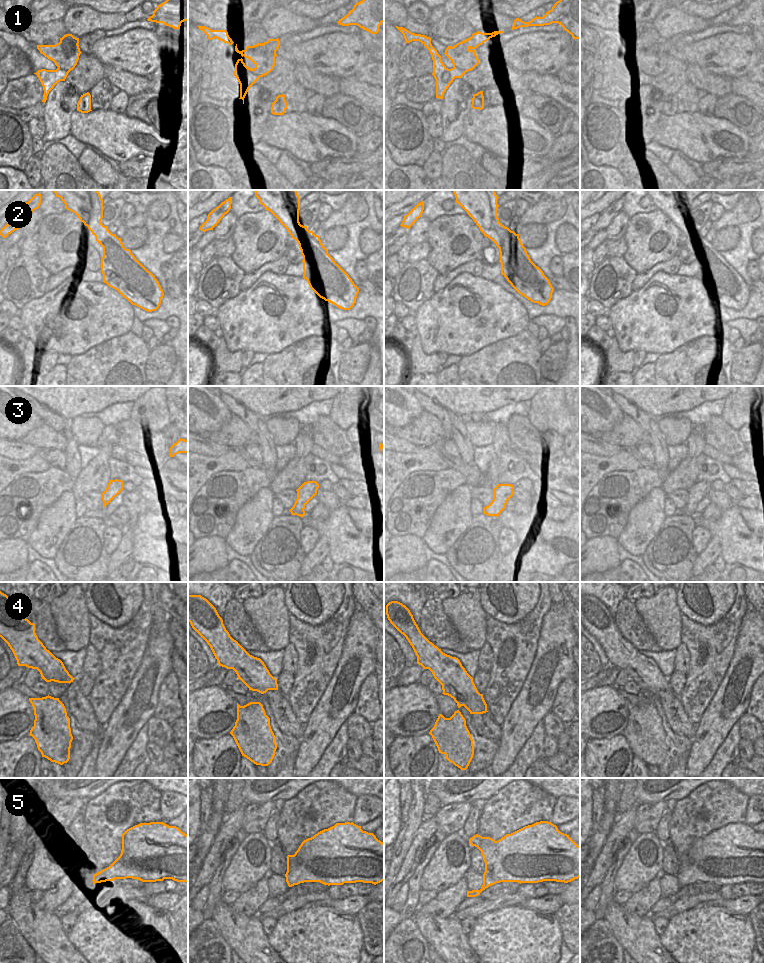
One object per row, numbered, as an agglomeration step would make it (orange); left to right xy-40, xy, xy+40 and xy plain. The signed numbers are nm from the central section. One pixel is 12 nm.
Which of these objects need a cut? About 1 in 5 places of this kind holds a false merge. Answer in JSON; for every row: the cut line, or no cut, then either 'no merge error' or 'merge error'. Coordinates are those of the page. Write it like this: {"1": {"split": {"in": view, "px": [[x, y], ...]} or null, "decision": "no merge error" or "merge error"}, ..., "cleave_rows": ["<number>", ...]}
{"1": {"split": {"in": "xy-40", "px": [[62, 37], [65, 44], [69, 47], [77, 44]]}, "decision": "merge error"}, "2": {"split": null, "decision": "no merge error"}, "3": {"split": null, "decision": "no merge error"}, "4": {"split": null, "decision": "no merge error"}, "5": {"split": null, "decision": "no merge error"}, "cleave_rows": ["1"]}

